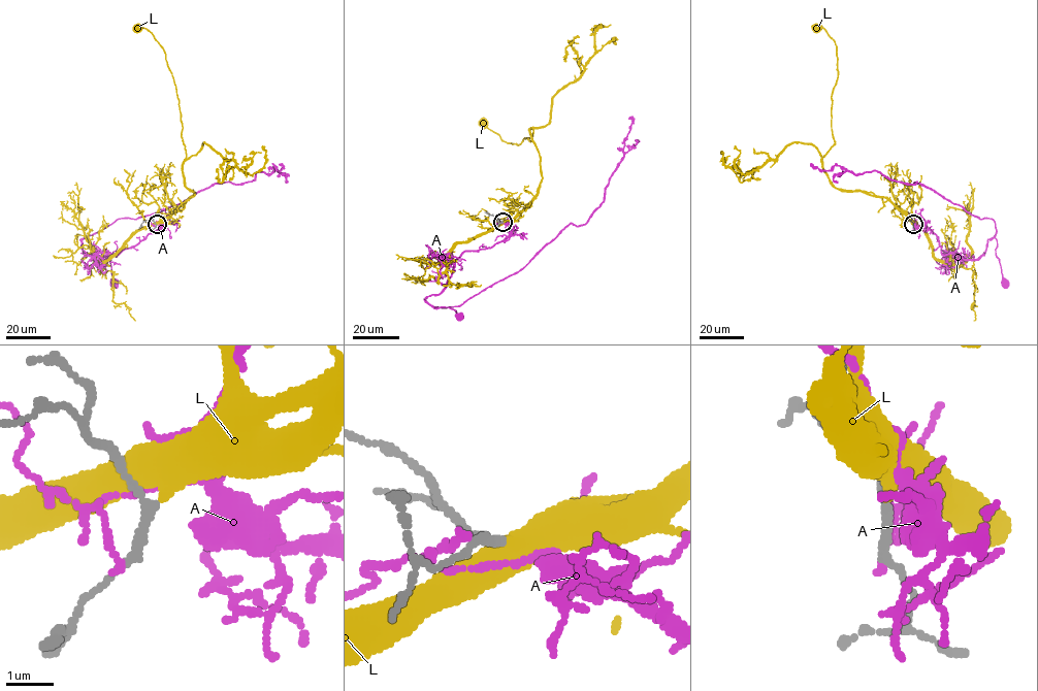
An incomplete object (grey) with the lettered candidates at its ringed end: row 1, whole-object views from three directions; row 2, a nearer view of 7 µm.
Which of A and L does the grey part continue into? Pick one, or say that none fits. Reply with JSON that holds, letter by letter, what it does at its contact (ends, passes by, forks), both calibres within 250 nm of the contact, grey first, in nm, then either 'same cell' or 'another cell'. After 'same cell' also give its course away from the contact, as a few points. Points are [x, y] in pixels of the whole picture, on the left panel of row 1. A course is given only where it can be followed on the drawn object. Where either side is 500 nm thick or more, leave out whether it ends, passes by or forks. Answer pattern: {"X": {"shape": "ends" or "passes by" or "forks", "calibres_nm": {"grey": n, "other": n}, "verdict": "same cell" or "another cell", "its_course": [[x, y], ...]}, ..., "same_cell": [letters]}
{"A": {"shape": "ends", "calibres_nm": {"grey": 160, "other": 130}, "verdict": "another cell"}, "L": {"calibres_nm": {"grey": 180, "other": 550}, "verdict": "same cell", "its_course": [[157, 224], [194, 193], [185, 186], [182, 170], [186, 156], [179, 98], [165, 53], [150, 31], [135, 28]]}, "same_cell": ["L"]}

